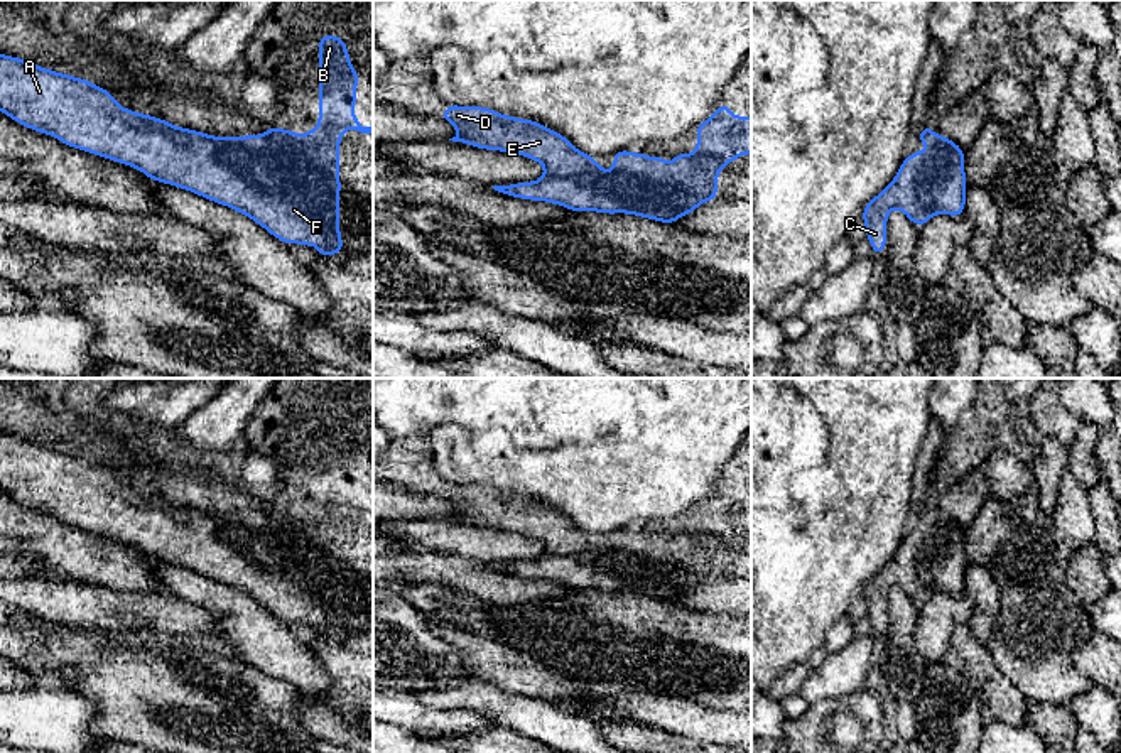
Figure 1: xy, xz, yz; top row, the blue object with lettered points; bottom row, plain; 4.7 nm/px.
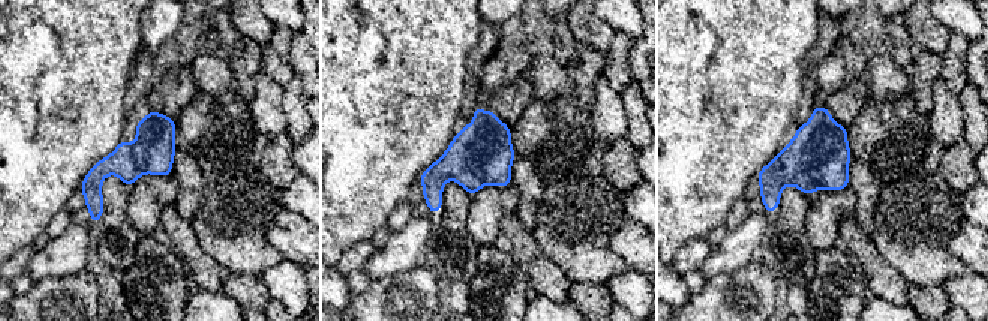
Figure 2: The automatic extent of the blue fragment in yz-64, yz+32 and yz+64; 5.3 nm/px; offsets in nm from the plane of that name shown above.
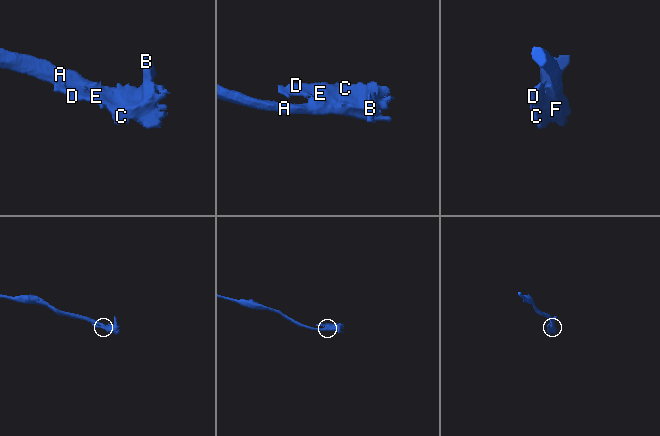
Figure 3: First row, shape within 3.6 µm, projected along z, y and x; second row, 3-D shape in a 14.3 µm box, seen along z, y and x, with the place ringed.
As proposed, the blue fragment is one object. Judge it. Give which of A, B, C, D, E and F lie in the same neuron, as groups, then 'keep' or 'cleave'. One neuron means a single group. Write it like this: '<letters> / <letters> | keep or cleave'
A B C D E F | keep

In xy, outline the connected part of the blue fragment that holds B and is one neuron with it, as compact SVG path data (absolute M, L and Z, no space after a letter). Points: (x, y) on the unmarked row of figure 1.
M321 414L316 508L297 513L268 503L263 513L213 515L122 486L110 469L88 458L0 432L0 490L69 525L135 545L152 559L187 567L243 591L282 621L316 621L319 635L326 637L344 625L339 613L339 518L346 507L373 512L373 505L361 505L360 496L351 493L358 459L346 420L338 414Z

